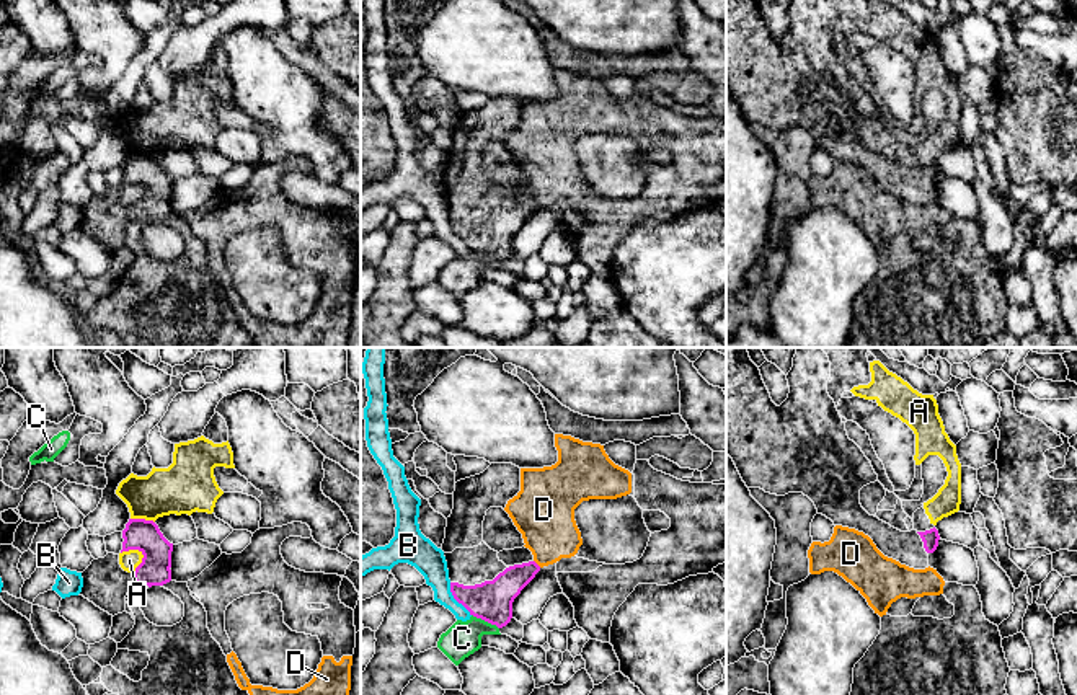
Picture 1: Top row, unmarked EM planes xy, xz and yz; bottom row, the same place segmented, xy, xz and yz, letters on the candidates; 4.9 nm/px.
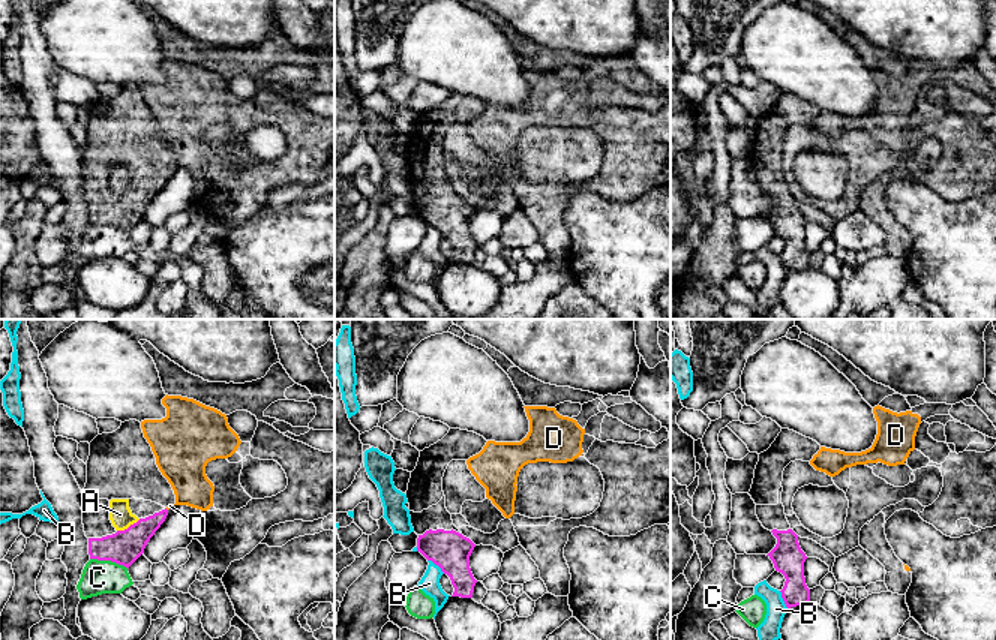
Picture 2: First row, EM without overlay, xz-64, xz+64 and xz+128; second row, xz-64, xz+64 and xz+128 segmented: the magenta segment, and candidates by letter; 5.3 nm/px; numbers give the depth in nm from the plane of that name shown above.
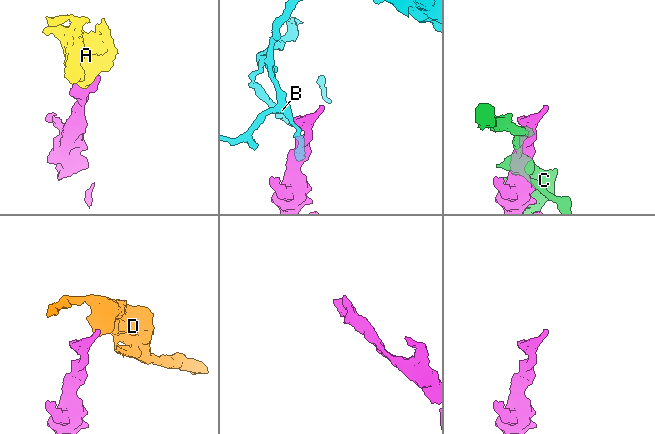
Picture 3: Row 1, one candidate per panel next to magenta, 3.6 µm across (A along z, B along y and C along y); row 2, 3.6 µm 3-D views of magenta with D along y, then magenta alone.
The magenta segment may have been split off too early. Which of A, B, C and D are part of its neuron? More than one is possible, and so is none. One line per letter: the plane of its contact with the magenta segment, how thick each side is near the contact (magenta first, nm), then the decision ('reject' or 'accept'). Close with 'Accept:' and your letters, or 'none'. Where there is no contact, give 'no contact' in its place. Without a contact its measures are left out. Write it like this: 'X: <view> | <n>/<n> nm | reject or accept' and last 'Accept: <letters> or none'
A: xy | 160/100 nm | reject
B: xz | 200/150 nm | reject
C: xz | 200/170 nm | reject
D: xz | 170/300 nm | reject
Accept: none

